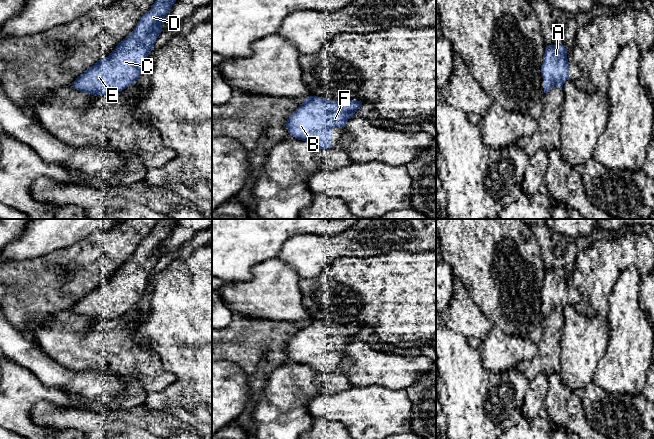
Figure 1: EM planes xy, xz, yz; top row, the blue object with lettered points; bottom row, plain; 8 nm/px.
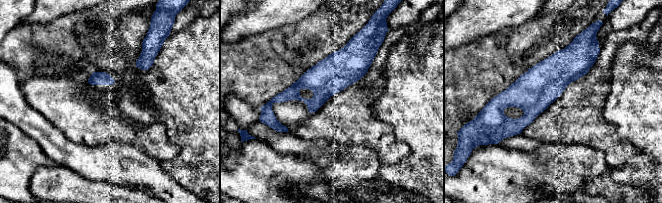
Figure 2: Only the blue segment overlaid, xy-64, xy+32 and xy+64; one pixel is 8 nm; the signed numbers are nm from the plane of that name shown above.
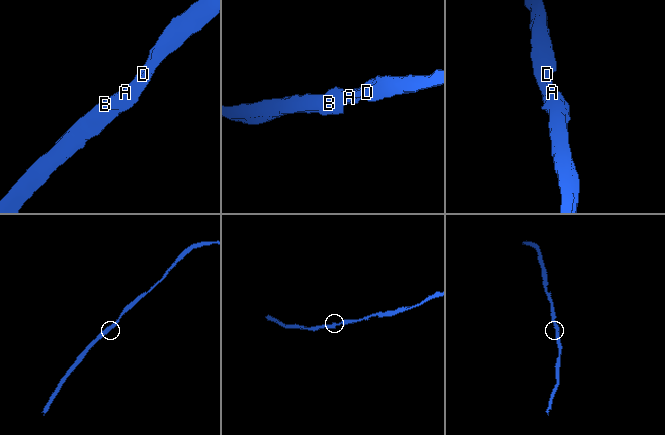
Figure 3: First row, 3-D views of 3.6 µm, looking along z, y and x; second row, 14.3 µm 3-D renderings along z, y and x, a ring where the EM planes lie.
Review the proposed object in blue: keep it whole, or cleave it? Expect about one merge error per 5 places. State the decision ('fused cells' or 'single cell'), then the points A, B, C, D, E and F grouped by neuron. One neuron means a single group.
single cell | A B C D E F

